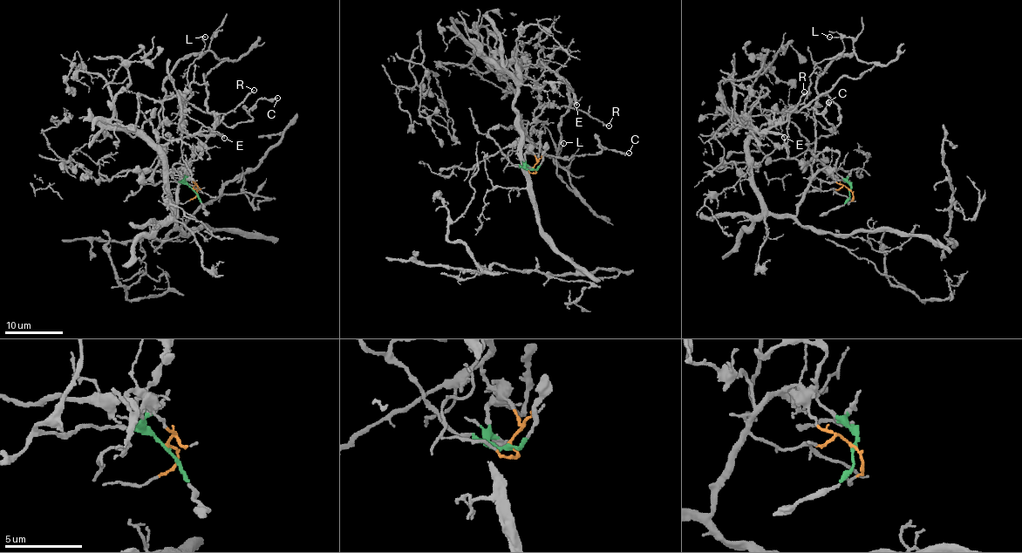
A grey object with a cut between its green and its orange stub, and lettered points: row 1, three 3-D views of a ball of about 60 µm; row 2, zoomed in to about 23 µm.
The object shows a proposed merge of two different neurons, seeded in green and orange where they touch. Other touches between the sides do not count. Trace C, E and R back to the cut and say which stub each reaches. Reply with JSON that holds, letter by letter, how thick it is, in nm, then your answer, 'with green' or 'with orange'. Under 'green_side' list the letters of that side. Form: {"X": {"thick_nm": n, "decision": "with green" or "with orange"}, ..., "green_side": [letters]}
{"C": {"thick_nm": 240, "decision": "with green"}, "E": {"thick_nm": 240, "decision": "with green"}, "R": {"thick_nm": 160, "decision": "with orange"}, "green_side": ["C", "E"]}

